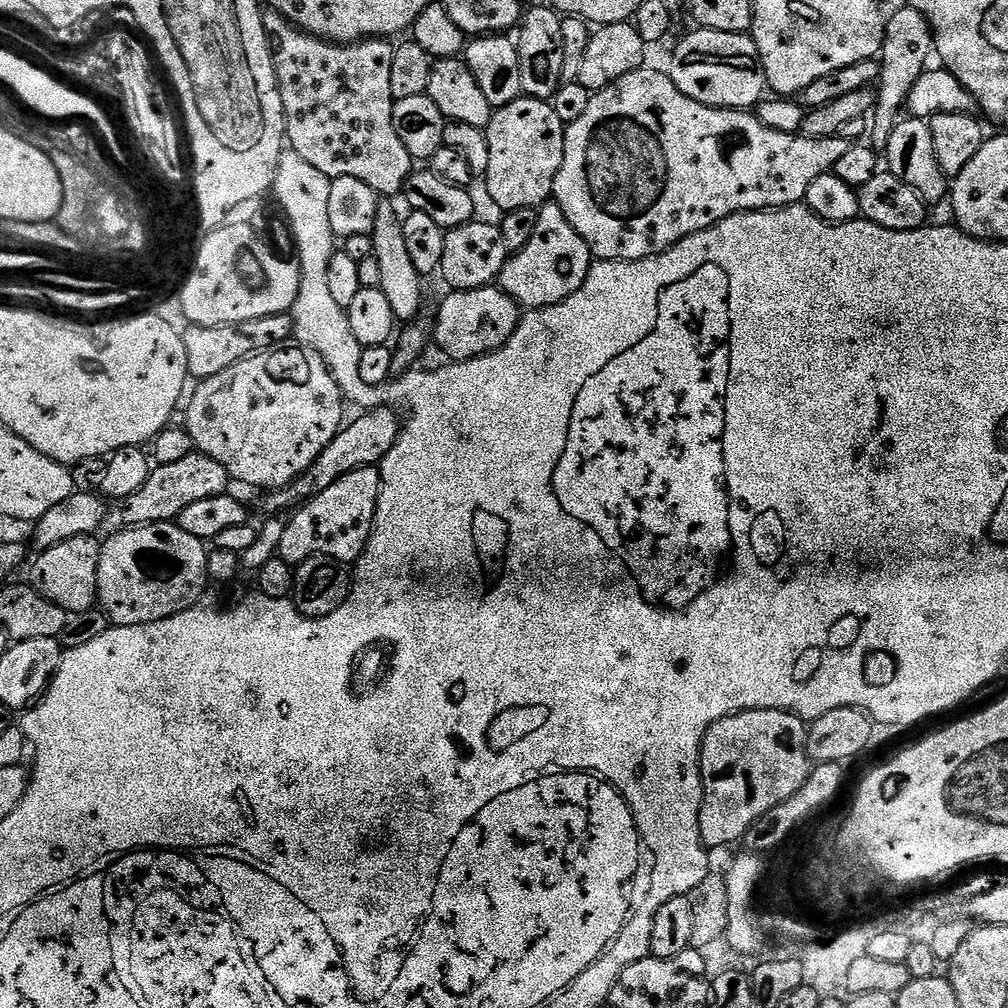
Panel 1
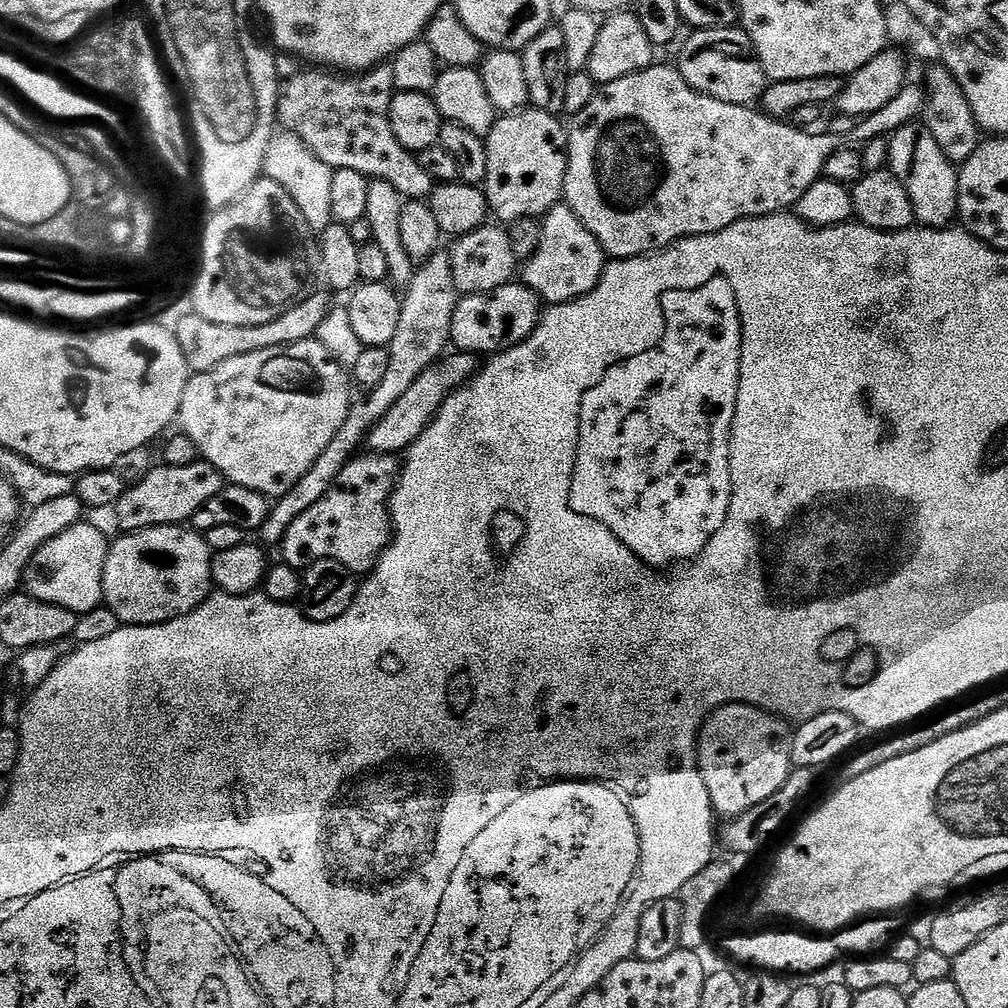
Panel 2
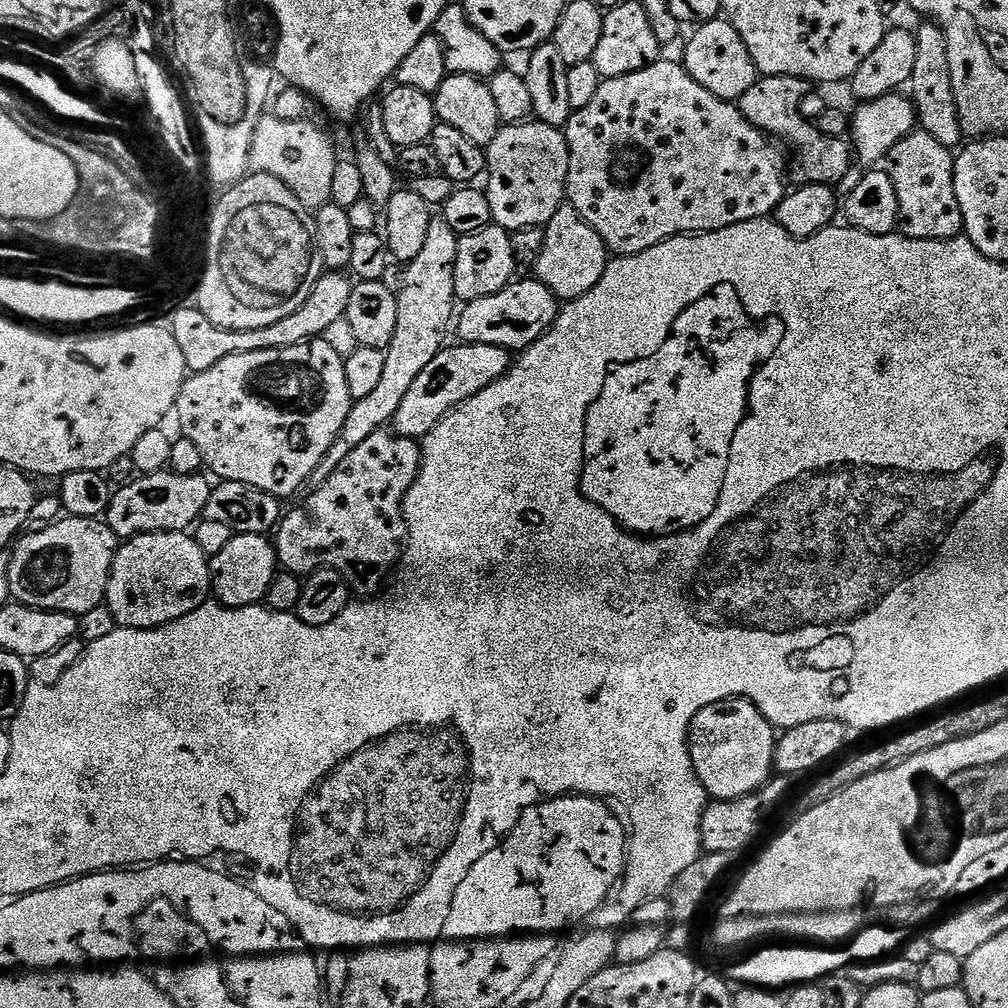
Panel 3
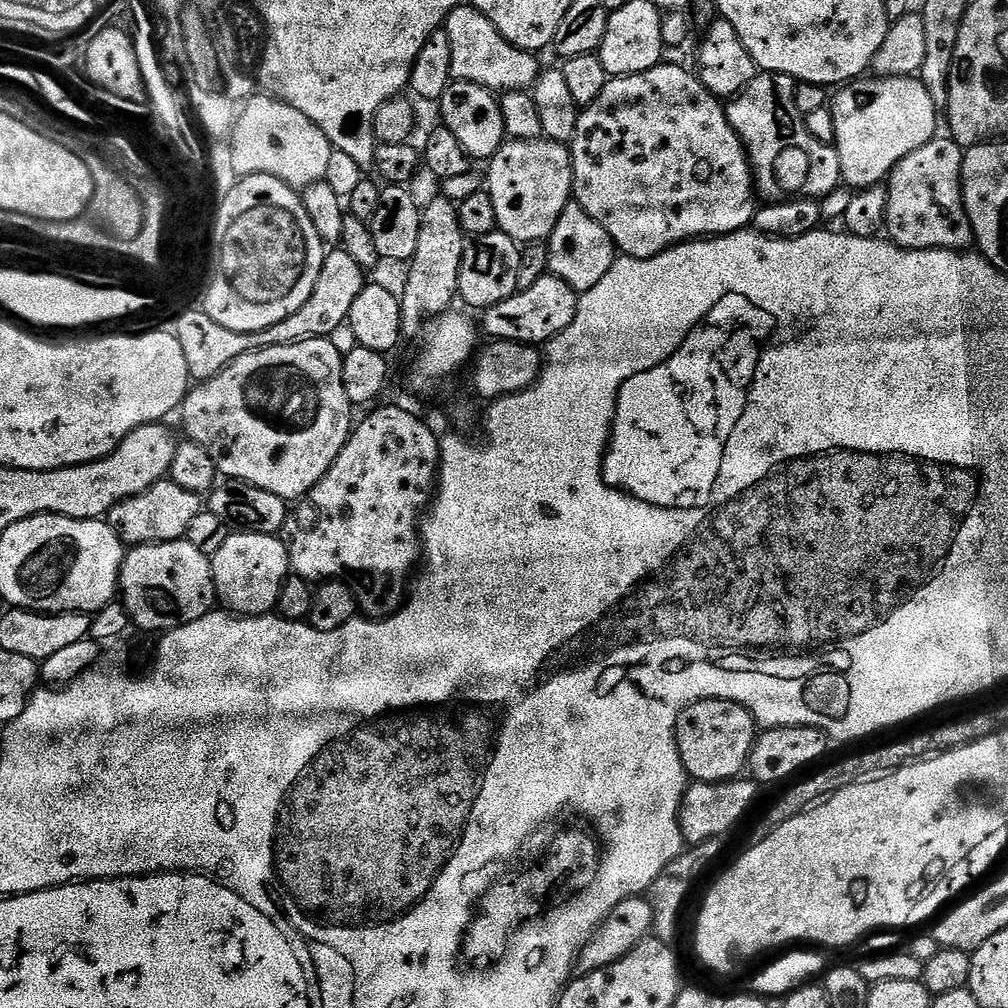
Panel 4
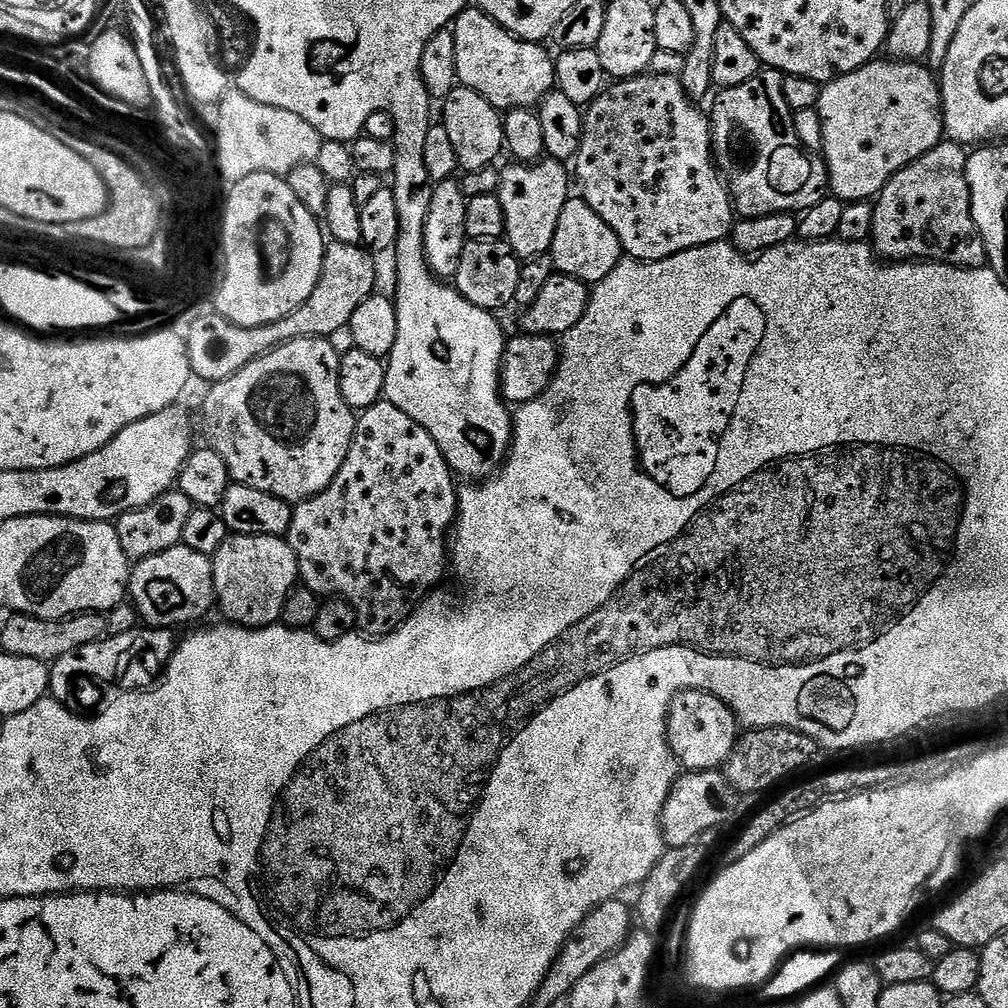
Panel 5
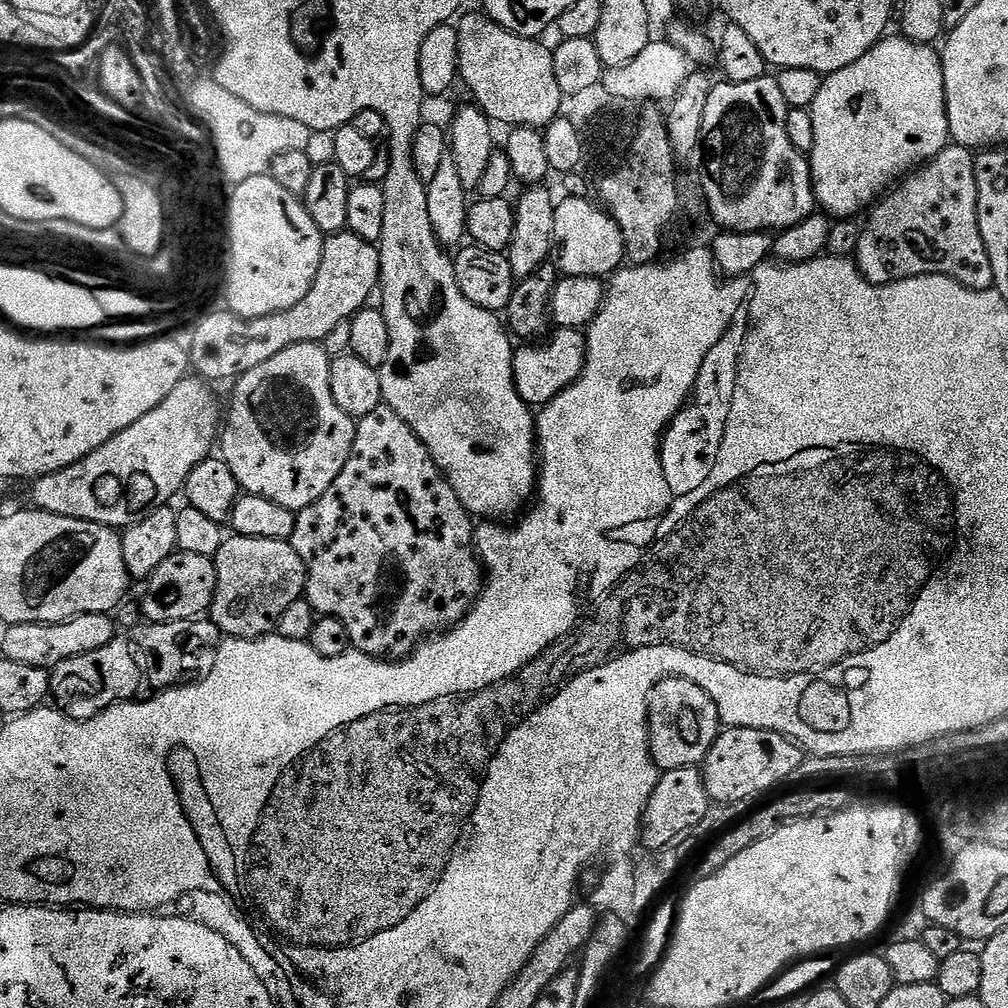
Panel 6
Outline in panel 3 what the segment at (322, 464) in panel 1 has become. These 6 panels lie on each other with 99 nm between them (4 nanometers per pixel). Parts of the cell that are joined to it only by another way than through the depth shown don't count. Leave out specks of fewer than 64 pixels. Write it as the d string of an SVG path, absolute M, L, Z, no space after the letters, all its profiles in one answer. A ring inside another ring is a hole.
M463 342L457 345L457 348L441 348L437 356L427 363L426 368L411 383L406 398L402 399L402 404L390 423L397 436L405 436L414 441L428 436L430 430L434 430L434 426L438 426L438 422L448 413L462 402L474 398L474 394L482 394L486 386L505 376L514 363L513 353L502 346Z

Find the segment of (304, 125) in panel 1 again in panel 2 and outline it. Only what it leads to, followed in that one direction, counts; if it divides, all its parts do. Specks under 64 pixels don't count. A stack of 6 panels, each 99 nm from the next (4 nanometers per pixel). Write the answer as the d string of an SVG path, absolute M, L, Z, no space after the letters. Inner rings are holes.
M280 54L276 56L276 76L280 79L278 82L278 100L276 102L276 119L279 127L285 132L293 132L298 138L302 138L302 142L311 150L314 154L314 158L326 162L326 166L330 166L333 170L337 168L358 170L358 174L368 177L369 180L390 182L390 186L394 186L394 190L398 190L398 194L403 196L405 201L424 200L432 195L434 182L430 178L430 174L426 174L426 170L422 170L422 166L418 166L416 156L413 155L413 153L406 151L398 142L398 138L394 138L394 130L388 121L390 102L394 95L394 74L392 73L391 63L385 62L377 64L375 68L369 68L368 71L359 74L341 74L339 71L329 70L323 66L310 64L294 56Z

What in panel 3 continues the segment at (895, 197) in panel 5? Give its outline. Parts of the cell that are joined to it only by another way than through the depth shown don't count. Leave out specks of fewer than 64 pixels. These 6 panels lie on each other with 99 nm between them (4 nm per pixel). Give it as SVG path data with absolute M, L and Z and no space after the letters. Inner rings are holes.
M922 130L912 131L888 152L886 171L898 190L903 235L911 240L949 240L963 233L962 210L954 194L955 169L953 153Z

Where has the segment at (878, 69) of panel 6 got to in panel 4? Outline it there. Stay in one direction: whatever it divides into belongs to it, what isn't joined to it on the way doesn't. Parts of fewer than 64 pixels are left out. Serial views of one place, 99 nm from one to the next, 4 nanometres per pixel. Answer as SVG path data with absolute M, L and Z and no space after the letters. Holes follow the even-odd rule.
M877 76L872 80L861 78L853 80L841 87L840 92L831 97L830 107L834 118L835 150L838 154L840 179L848 188L859 190L875 188L881 182L887 181L895 164L906 154L918 150L937 135L936 112L938 106L933 103L926 86L916 76Z

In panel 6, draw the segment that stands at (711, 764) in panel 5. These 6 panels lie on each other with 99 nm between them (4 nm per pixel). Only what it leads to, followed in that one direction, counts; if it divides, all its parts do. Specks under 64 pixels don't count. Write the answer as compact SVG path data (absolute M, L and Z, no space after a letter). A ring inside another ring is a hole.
M667 676L650 694L646 744L657 769L669 772L703 765L721 731L718 706L714 706L710 694L706 694L702 686L683 680L681 676Z

